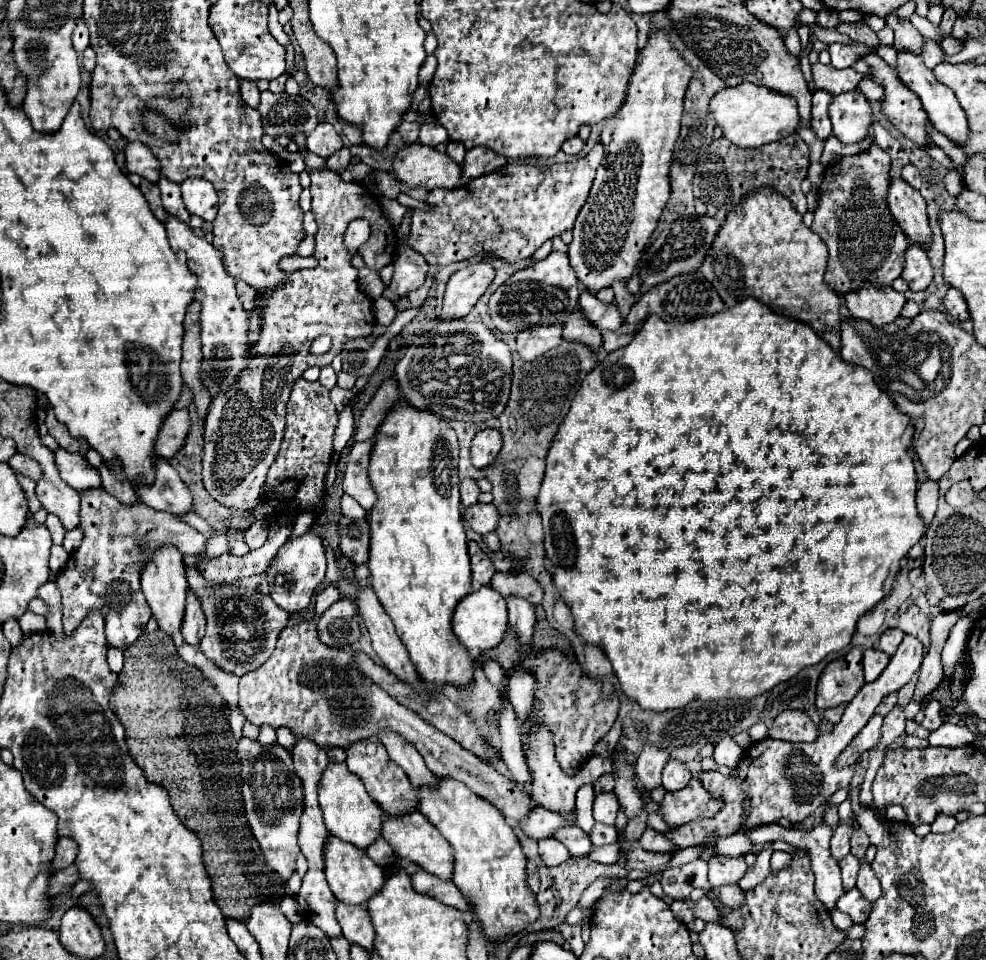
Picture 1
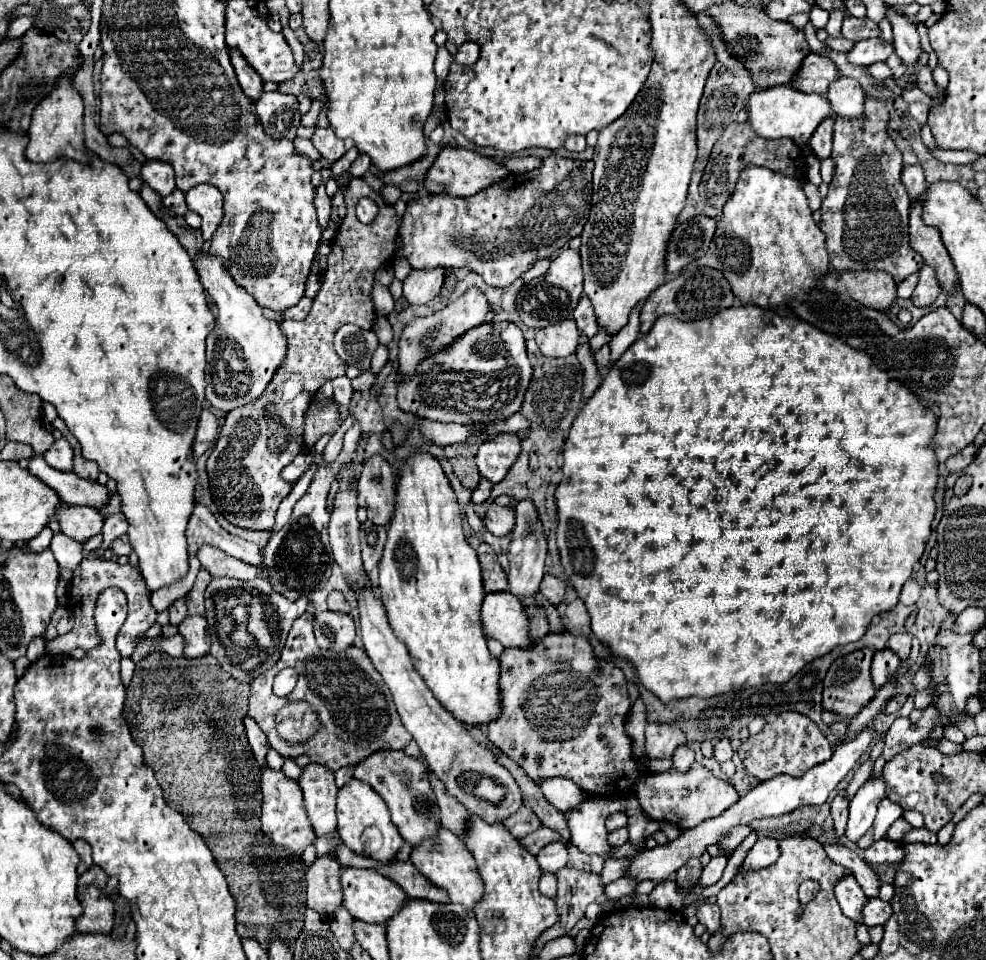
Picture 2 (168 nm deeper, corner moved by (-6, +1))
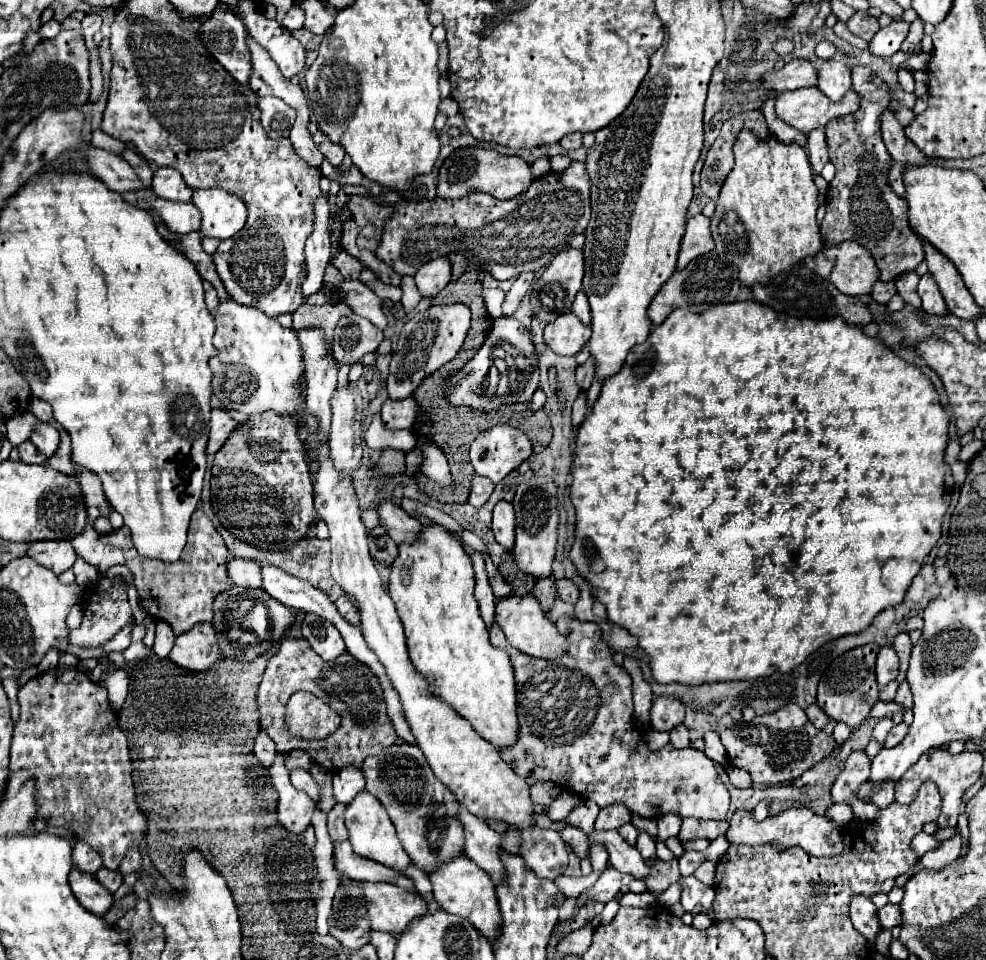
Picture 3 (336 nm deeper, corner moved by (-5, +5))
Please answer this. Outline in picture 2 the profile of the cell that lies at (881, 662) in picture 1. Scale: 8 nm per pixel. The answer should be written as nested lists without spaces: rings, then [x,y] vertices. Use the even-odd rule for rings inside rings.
[[[889,648],[877,650],[873,656],[873,664],[871,664],[871,678],[873,678],[875,688],[881,688],[883,684],[887,684],[897,674],[899,664],[901,660]]]

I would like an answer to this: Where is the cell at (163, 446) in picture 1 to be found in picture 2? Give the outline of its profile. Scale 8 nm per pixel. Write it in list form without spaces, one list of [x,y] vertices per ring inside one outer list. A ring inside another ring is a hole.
[[[203,410],[201,420],[199,420],[199,430],[197,430],[197,438],[193,444],[193,454],[195,458],[199,458],[219,436],[219,422],[215,418],[215,414],[211,410]]]

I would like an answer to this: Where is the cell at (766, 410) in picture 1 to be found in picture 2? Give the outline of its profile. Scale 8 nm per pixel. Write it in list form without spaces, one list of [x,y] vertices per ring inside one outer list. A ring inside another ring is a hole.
[[[741,304],[741,306],[731,306],[715,314],[713,318],[703,318],[703,320],[693,320],[693,322],[681,322],[675,316],[661,316],[653,324],[651,332],[637,338],[635,344],[613,364],[609,374],[603,378],[601,386],[593,394],[591,400],[583,406],[583,410],[577,414],[573,420],[569,438],[565,442],[563,458],[565,464],[561,468],[563,478],[557,486],[555,498],[557,498],[557,508],[559,508],[559,528],[557,528],[557,546],[561,552],[561,564],[565,568],[565,574],[569,576],[573,588],[577,590],[579,598],[585,602],[589,616],[591,616],[591,630],[593,634],[607,642],[609,648],[613,650],[615,656],[623,656],[635,664],[635,672],[641,680],[641,684],[657,694],[661,702],[671,702],[679,698],[689,698],[689,696],[699,696],[699,698],[711,698],[715,694],[725,694],[731,690],[741,688],[743,684],[751,686],[763,686],[767,682],[771,684],[783,684],[789,682],[805,664],[813,662],[815,658],[821,658],[829,654],[835,646],[857,642],[867,626],[871,624],[871,618],[889,612],[897,602],[899,602],[899,592],[903,584],[909,580],[913,572],[913,564],[923,556],[925,544],[931,536],[931,522],[935,518],[935,488],[937,488],[937,478],[939,478],[939,460],[937,454],[933,452],[933,436],[937,432],[937,416],[935,412],[927,410],[917,396],[903,386],[901,382],[889,378],[879,366],[873,364],[869,354],[865,350],[855,350],[841,338],[817,330],[815,326],[809,326],[807,322],[801,322],[795,316],[785,316],[777,314],[773,310],[763,310],[755,304]]]

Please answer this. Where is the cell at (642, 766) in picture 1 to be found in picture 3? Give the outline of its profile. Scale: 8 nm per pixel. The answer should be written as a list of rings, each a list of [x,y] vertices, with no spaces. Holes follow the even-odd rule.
[[[656,698],[650,710],[650,726],[656,732],[670,732],[674,726],[682,724],[684,706],[676,698]]]

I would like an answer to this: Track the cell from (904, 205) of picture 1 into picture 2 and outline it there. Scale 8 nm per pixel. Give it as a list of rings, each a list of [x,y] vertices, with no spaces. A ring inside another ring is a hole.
[[[915,202],[911,206],[909,242],[911,242],[911,248],[923,256],[925,264],[935,268],[939,286],[945,288],[953,296],[955,288],[959,284],[957,270],[955,270],[955,266],[953,266],[953,262],[941,242],[941,236],[931,226],[925,226],[921,222],[921,204],[919,202]]]

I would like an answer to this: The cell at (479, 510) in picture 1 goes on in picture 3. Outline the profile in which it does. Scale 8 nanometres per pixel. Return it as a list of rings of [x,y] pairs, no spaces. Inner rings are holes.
[[[498,502],[492,512],[492,532],[496,542],[512,550],[514,546],[514,508],[510,502]]]

